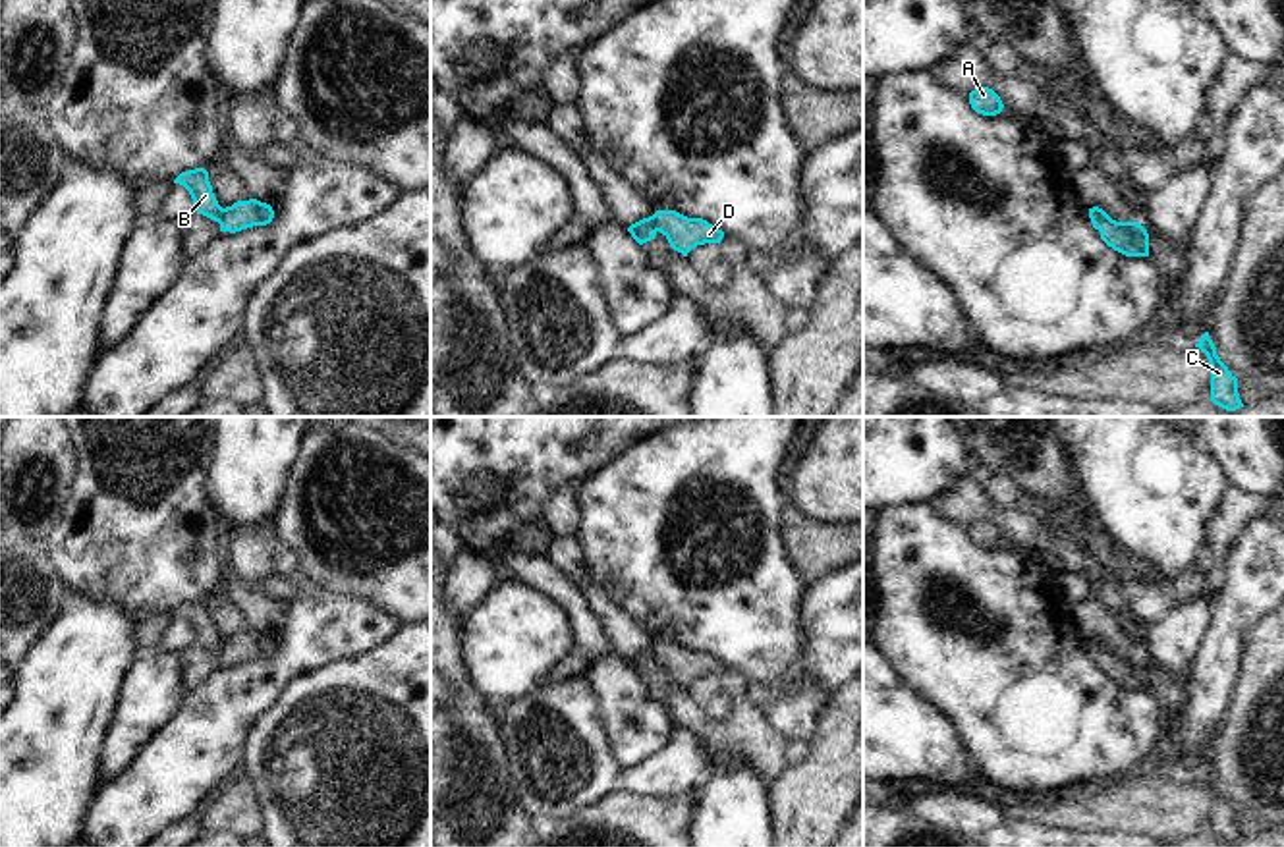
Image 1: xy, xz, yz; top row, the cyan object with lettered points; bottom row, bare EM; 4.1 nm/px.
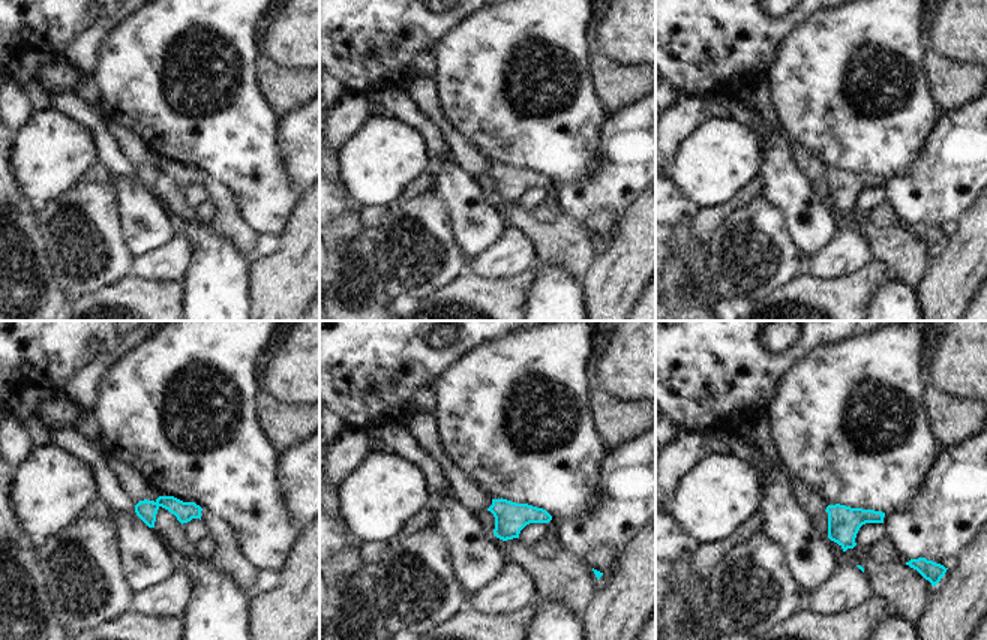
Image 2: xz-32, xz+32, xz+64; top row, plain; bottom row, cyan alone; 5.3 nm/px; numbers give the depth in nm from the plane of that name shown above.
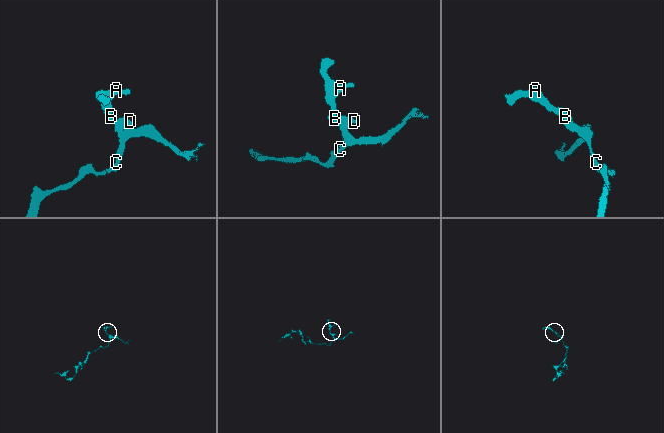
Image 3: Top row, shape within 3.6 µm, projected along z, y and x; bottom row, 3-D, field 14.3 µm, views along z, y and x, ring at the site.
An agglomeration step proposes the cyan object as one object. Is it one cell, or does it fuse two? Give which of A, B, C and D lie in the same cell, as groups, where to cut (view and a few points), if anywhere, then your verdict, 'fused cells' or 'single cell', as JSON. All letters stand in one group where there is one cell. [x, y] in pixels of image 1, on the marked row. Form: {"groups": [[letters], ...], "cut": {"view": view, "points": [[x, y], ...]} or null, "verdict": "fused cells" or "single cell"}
{"groups": [["A", "B"], ["C", "D"]], "cut": {"view": "xz", "points": [[651, 217], [657, 230]]}, "verdict": "fused cells"}

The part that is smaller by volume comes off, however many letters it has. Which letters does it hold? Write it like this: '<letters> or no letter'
A, B.

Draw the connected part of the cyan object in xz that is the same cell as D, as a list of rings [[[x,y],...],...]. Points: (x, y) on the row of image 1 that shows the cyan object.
[[[656,210],[653,214],[656,232],[660,232],[670,247],[684,257],[697,245],[720,243],[724,232],[703,218],[687,218],[676,210]]]

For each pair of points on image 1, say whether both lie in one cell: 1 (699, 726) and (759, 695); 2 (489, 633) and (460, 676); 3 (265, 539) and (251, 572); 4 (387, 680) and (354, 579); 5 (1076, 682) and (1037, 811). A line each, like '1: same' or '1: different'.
1: different
2: different
3: same
4: different
5: different

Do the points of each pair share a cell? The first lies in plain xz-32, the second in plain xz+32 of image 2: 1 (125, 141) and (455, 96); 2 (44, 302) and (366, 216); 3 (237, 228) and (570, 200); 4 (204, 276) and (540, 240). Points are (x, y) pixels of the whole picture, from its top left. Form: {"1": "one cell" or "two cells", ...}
{"1": "two cells", "2": "two cells", "3": "two cells", "4": "two cells"}

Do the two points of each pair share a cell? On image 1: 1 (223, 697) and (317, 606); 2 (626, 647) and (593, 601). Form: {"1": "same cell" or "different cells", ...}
{"1": "same cell", "2": "same cell"}

